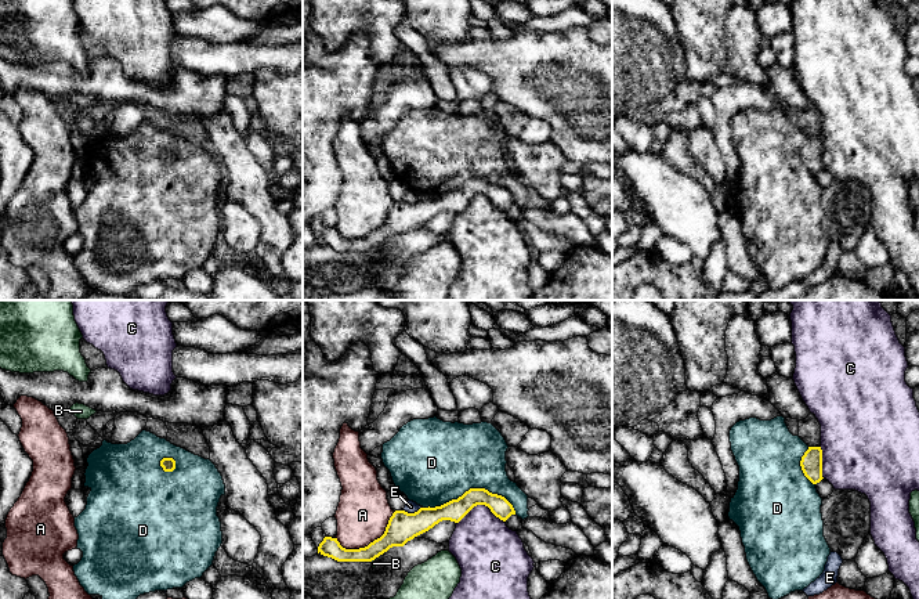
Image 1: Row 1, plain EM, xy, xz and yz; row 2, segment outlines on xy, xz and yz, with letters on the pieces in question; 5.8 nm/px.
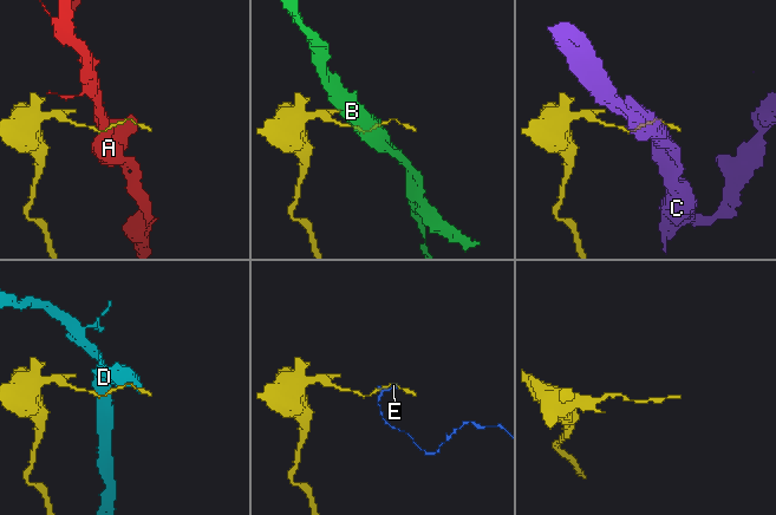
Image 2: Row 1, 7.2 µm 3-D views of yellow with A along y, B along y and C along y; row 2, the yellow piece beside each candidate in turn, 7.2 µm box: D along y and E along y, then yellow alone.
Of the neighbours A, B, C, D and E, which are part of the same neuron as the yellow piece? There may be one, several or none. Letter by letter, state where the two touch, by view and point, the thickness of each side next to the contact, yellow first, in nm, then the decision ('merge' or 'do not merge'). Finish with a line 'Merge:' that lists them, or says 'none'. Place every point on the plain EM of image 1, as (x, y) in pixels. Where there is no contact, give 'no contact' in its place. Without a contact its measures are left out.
A: meets yellow in xz at (371, 233); 170 nm thick on the yellow side, 300 nm on the other; do not merge
B: meets yellow in xz at (373, 249); 170 nm thick on the yellow side, 30 nm on the other; do not merge
C: meets yellow in xz at (480, 194); 120 nm thick on the yellow side, 360 nm on the other; do not merge
D: meets yellow in xz at (471, 179); 120 nm thick on the yellow side, 460 nm on the other; do not merge
E: meets yellow in xz at (412, 204); 170 nm thick on the yellow side, 70 nm on the other; do not merge
Merge: none

